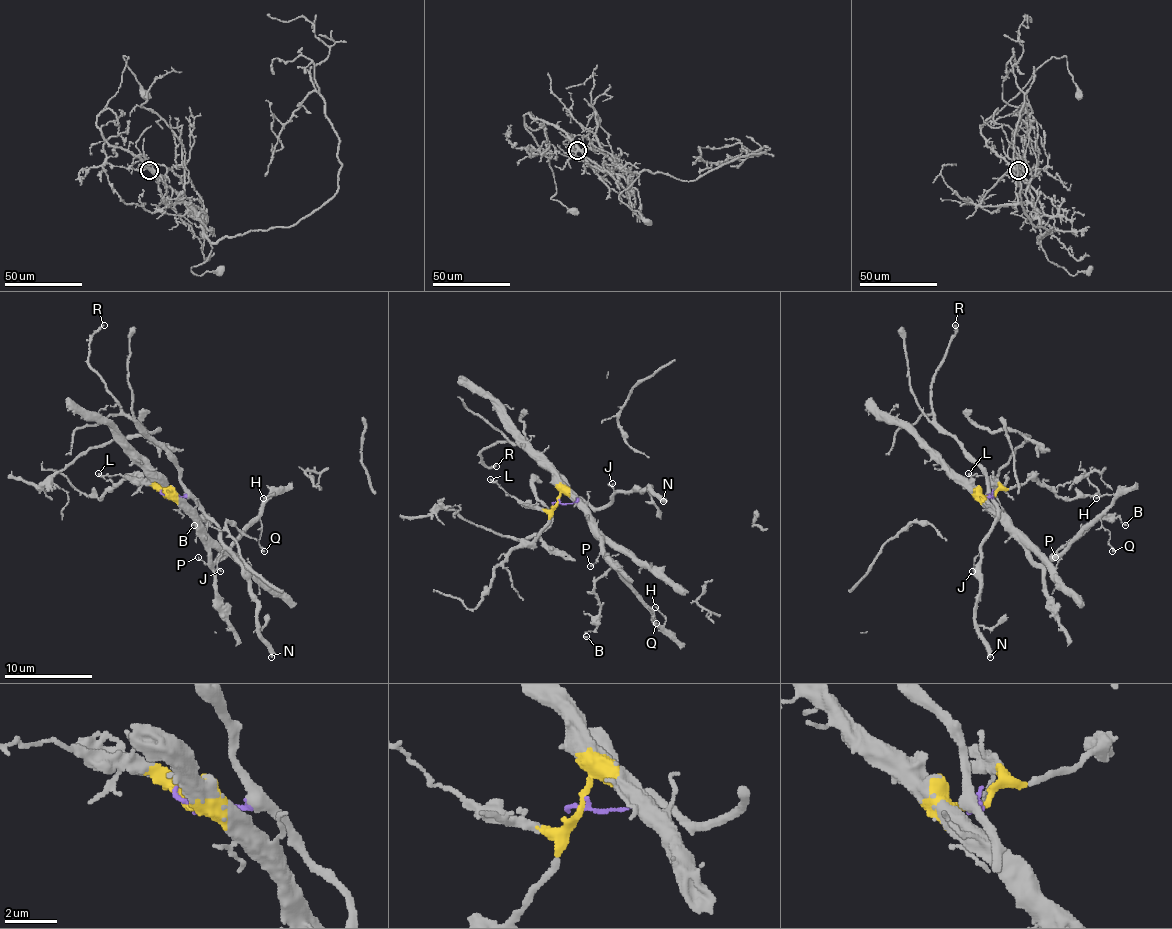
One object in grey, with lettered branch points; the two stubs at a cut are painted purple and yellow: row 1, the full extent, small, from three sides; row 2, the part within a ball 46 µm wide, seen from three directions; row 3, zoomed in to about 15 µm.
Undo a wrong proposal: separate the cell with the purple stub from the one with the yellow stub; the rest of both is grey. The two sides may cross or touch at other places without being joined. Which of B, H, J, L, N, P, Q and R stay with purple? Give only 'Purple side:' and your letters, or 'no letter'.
Purple side: J, N, R

